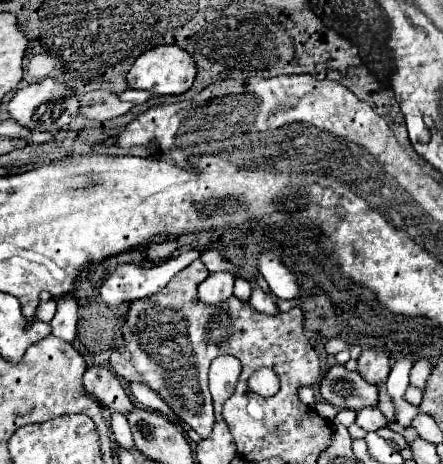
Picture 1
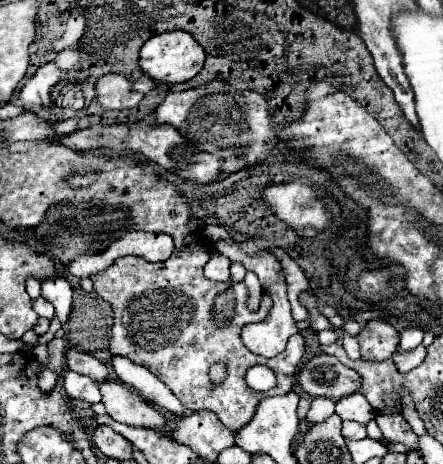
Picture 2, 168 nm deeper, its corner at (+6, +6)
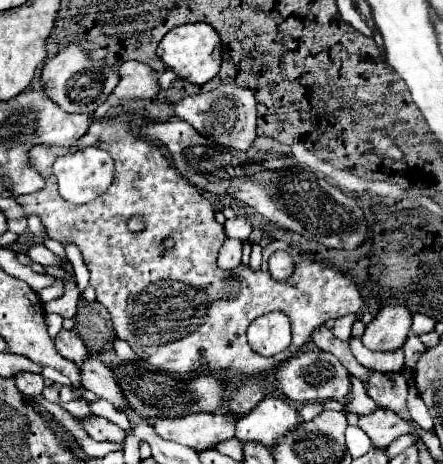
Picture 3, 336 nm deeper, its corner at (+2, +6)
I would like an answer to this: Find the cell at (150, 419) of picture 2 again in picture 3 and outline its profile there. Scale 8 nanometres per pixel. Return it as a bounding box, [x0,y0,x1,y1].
[79,359,127,409]

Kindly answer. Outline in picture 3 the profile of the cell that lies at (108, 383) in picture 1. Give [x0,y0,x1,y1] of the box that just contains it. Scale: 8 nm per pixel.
[53,329,89,365]

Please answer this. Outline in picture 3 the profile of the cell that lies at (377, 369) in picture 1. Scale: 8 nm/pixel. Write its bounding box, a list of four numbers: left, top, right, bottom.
[361,305,411,351]

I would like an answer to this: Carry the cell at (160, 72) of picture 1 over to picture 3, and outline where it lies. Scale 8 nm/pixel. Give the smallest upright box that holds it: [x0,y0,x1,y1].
[157,23,221,85]

